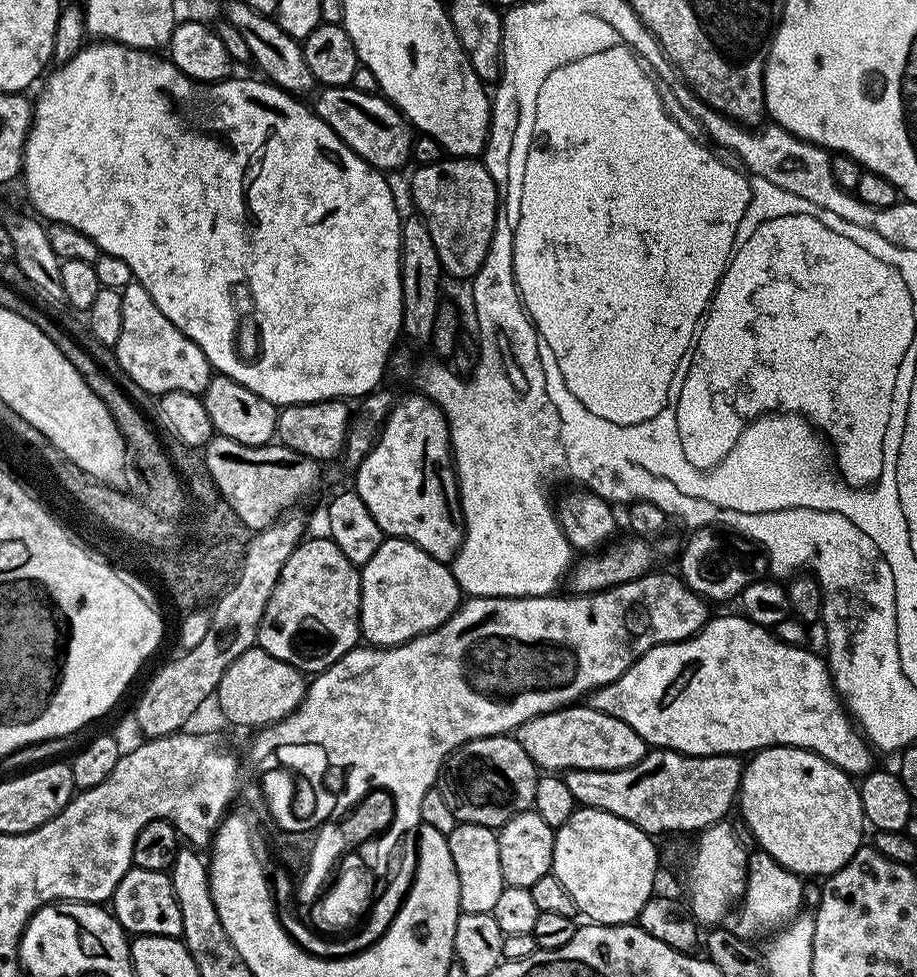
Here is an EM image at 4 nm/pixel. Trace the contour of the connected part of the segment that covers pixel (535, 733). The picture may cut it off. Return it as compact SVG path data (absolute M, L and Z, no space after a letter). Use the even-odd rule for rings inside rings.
M569 706L554 712L543 712L530 718L515 729L516 740L530 754L537 769L552 774L563 774L570 770L610 770L617 772L634 766L650 750L644 739L622 718L614 718L591 706Z

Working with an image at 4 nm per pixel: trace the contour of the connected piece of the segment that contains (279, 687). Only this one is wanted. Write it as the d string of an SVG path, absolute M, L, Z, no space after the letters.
M257 646L246 650L246 654L238 654L226 666L226 674L222 674L215 694L229 725L259 730L285 720L302 702L305 687L305 673Z

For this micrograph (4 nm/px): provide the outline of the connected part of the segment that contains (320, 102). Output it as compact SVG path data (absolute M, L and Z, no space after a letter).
M351 86L321 87L319 91L315 93L316 116L322 122L326 122L330 130L334 130L334 134L338 134L338 138L346 142L350 150L354 150L354 154L358 154L366 163L385 174L391 173L391 168L400 168L404 163L409 163L414 139L413 129L399 110L389 100L385 100L383 95L371 96Z

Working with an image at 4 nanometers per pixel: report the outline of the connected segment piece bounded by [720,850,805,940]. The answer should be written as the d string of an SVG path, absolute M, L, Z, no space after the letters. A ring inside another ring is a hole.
M759 850L753 852L746 860L744 894L740 900L742 910L736 908L729 911L720 923L735 937L747 940L754 939L756 934L766 928L774 930L787 925L799 915L804 904L803 879L782 867L770 854Z

